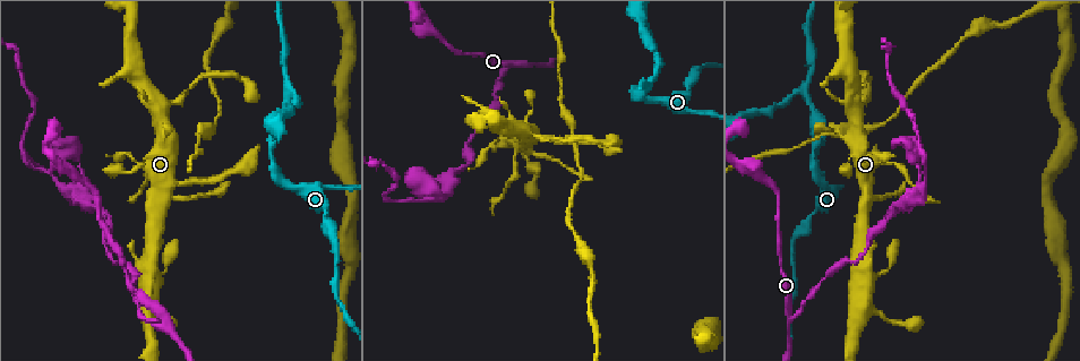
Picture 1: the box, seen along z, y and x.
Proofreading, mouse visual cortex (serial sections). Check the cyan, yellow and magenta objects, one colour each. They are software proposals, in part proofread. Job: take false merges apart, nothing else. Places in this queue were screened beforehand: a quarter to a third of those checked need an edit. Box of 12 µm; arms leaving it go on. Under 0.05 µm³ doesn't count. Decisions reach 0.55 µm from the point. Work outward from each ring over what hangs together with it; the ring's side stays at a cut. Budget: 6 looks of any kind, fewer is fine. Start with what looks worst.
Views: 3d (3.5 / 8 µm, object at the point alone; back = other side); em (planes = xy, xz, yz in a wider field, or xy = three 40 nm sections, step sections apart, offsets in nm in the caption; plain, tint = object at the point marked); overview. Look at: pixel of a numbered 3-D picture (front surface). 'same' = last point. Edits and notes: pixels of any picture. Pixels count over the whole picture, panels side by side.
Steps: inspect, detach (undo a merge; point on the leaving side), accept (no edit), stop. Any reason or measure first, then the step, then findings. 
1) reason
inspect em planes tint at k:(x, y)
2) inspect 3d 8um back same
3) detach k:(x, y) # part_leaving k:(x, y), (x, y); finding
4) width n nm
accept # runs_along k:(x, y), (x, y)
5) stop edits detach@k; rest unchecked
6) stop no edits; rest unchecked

a fork
inspect 3d 3.5um at 1:(787, 315)

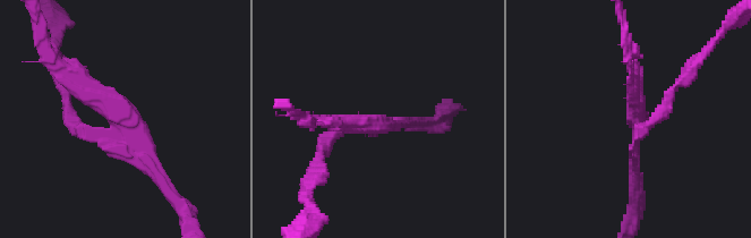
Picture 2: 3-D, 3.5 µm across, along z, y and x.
inspect em xy step 5 tint at 2:(637, 115)

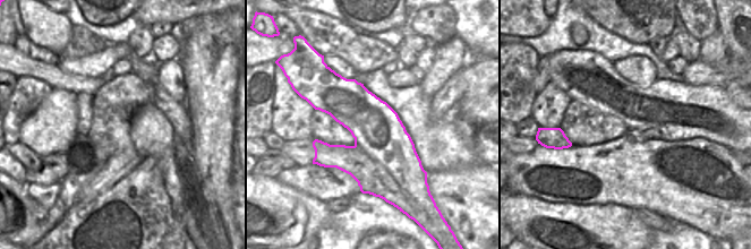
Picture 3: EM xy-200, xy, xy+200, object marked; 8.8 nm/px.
another direction
inspect em xy step 2 tint same

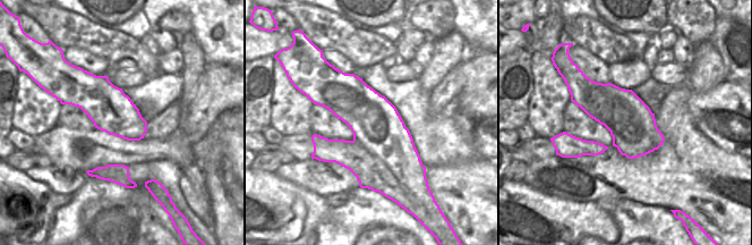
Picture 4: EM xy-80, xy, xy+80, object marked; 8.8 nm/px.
arm_widths 150, 200, 200 nm
detach 2:(71, 122) # a second cell is stuck on

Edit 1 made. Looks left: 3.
side arm on a straight run
inspect 3d 8um at 1:(167, 104)

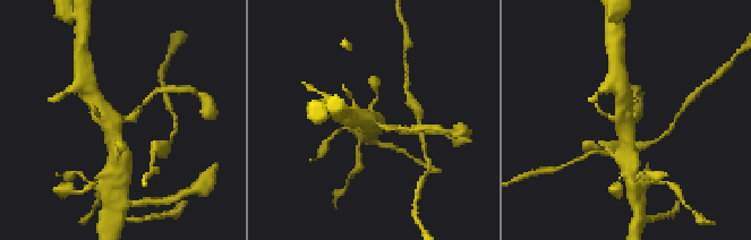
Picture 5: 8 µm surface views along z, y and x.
inspect 3d 3.5um at 5:(122, 122)

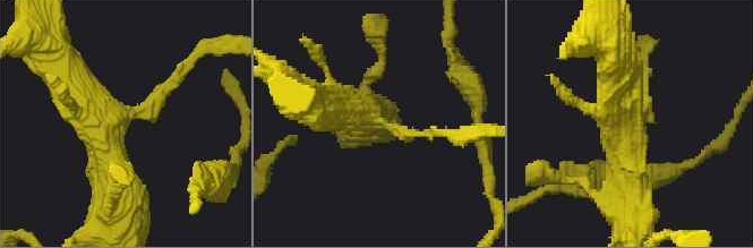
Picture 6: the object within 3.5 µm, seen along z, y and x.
inspect em xy step 2 tint at 6:(634, 119)

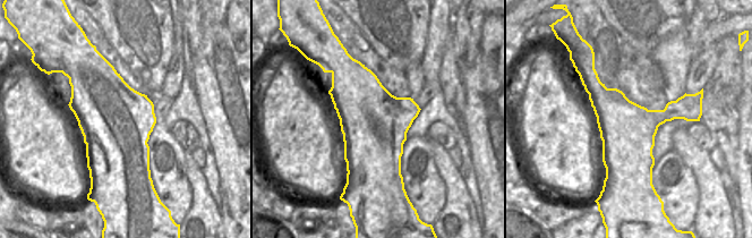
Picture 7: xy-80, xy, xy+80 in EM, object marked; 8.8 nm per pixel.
width 600 nm
accept # runs_along 6:(117, 197), (105, 121), (60, 62); all the same cell

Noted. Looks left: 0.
stop edits detach@2; rest unchecked

